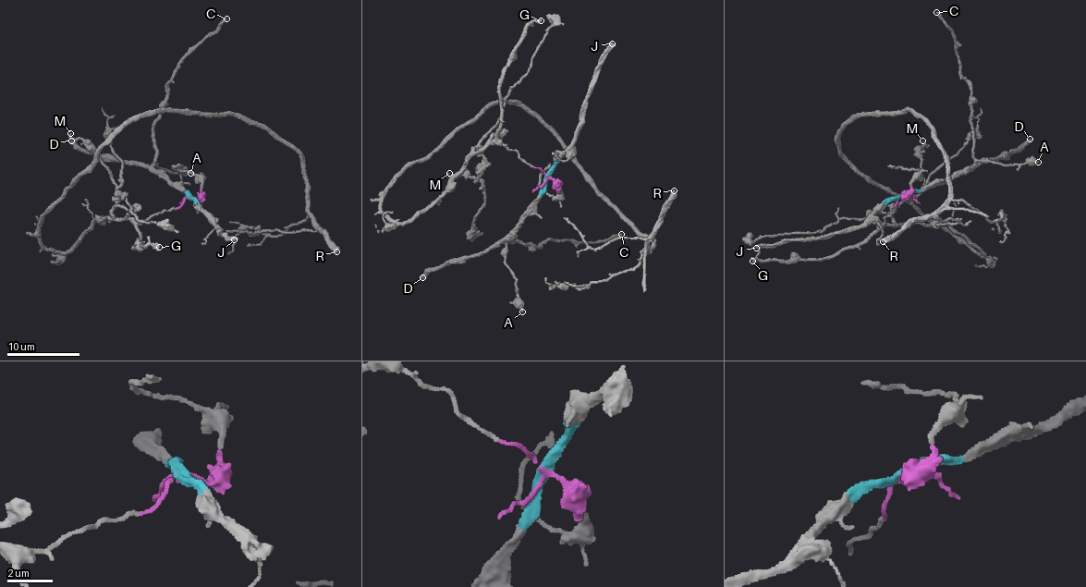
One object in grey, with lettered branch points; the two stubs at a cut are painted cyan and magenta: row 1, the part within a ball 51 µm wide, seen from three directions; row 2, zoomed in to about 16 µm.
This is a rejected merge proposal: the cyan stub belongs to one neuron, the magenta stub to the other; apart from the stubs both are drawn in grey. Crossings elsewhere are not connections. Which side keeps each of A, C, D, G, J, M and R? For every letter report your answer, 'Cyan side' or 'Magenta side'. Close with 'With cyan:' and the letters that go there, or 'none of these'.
A: Cyan side
C: Cyan side
D: Cyan side
G: Magenta side
J: Cyan side
M: Magenta side
R: Magenta side
With cyan: A, C, D, J

